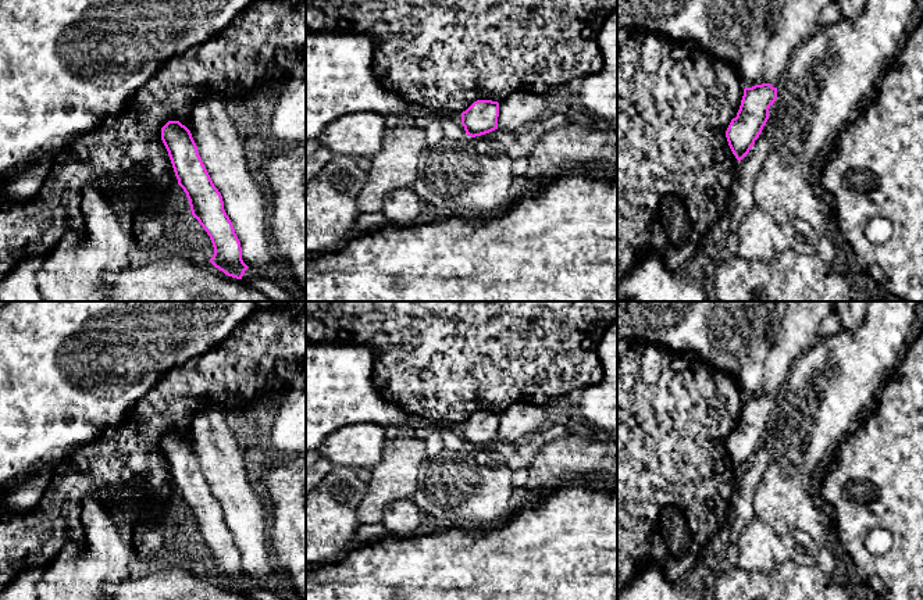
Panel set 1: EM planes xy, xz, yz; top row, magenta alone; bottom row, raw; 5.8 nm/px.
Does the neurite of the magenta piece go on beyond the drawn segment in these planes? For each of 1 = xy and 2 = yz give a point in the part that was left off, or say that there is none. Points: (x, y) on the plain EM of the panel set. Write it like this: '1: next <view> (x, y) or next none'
1: next none
2: next none

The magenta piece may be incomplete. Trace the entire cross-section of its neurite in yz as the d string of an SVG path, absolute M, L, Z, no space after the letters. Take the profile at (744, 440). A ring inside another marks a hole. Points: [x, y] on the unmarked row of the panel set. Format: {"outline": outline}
{"outline": "M770 394L755 396L744 400L737 428L731 431L726 449L738 472L741 472L755 456L769 431L769 419L777 410L777 399Z"}

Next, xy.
{"outline": "M168 432L161 439L161 451L178 496L186 504L192 526L211 550L214 565L210 574L225 586L242 590L249 578L242 571L240 553L224 521L222 507L199 467L190 442L179 432Z"}

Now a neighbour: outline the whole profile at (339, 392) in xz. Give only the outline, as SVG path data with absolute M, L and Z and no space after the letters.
M306 342L306 451L318 450L327 436L343 426L371 424L388 429L421 422L379 396L373 383L373 371L374 353L366 346Z

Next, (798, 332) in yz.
M787 301L781 328L765 360L763 383L756 396L781 396L790 367L817 340L817 328L835 308L835 301Z

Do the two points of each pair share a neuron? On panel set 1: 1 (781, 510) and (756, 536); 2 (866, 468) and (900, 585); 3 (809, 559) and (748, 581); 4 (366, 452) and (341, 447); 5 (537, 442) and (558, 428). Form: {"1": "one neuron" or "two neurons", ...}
{"1": "two neurons", "2": "one neuron", "3": "two neurons", "4": "one neuron", "5": "one neuron"}

